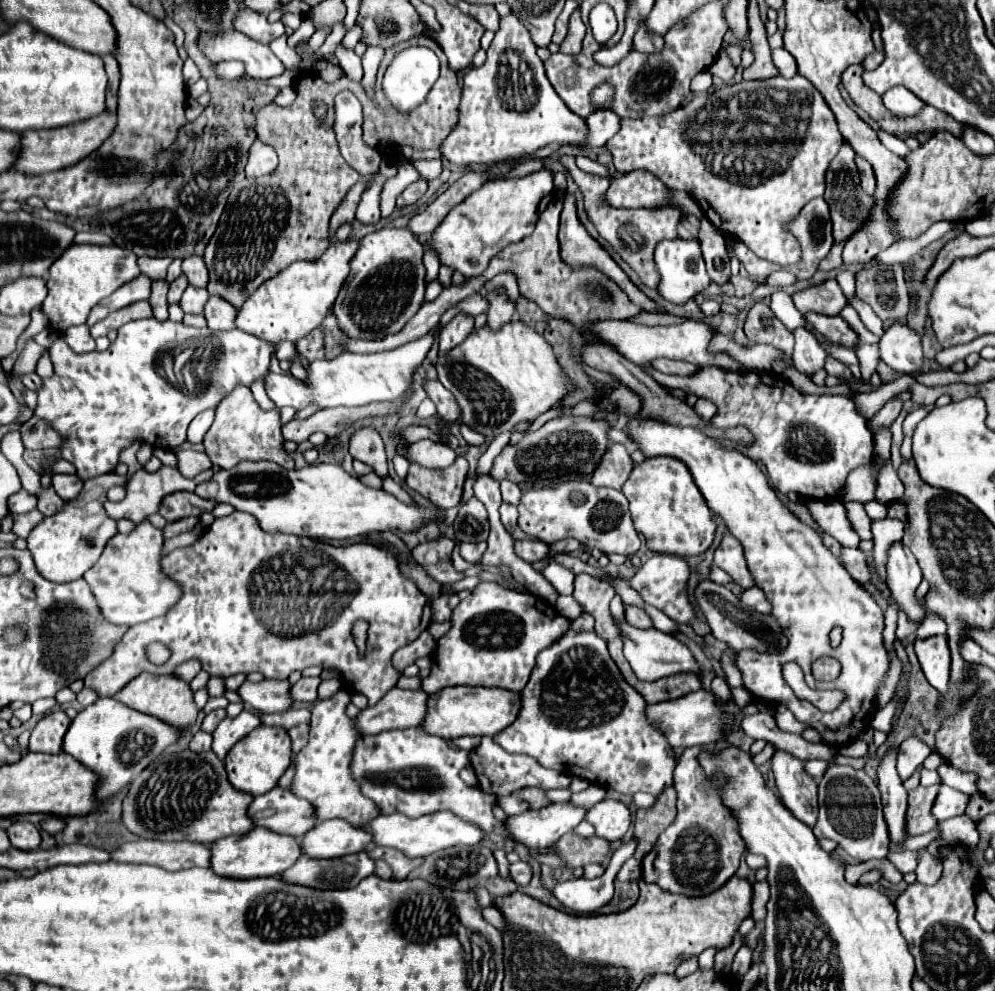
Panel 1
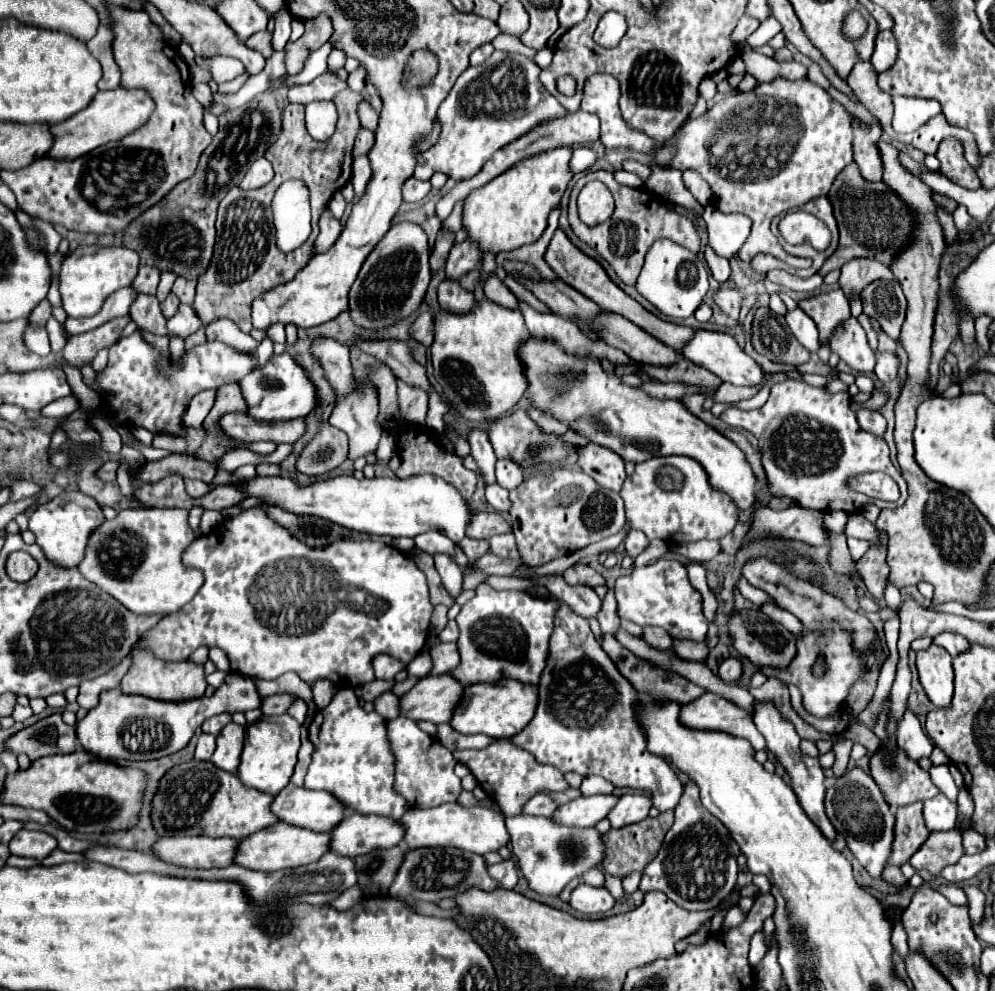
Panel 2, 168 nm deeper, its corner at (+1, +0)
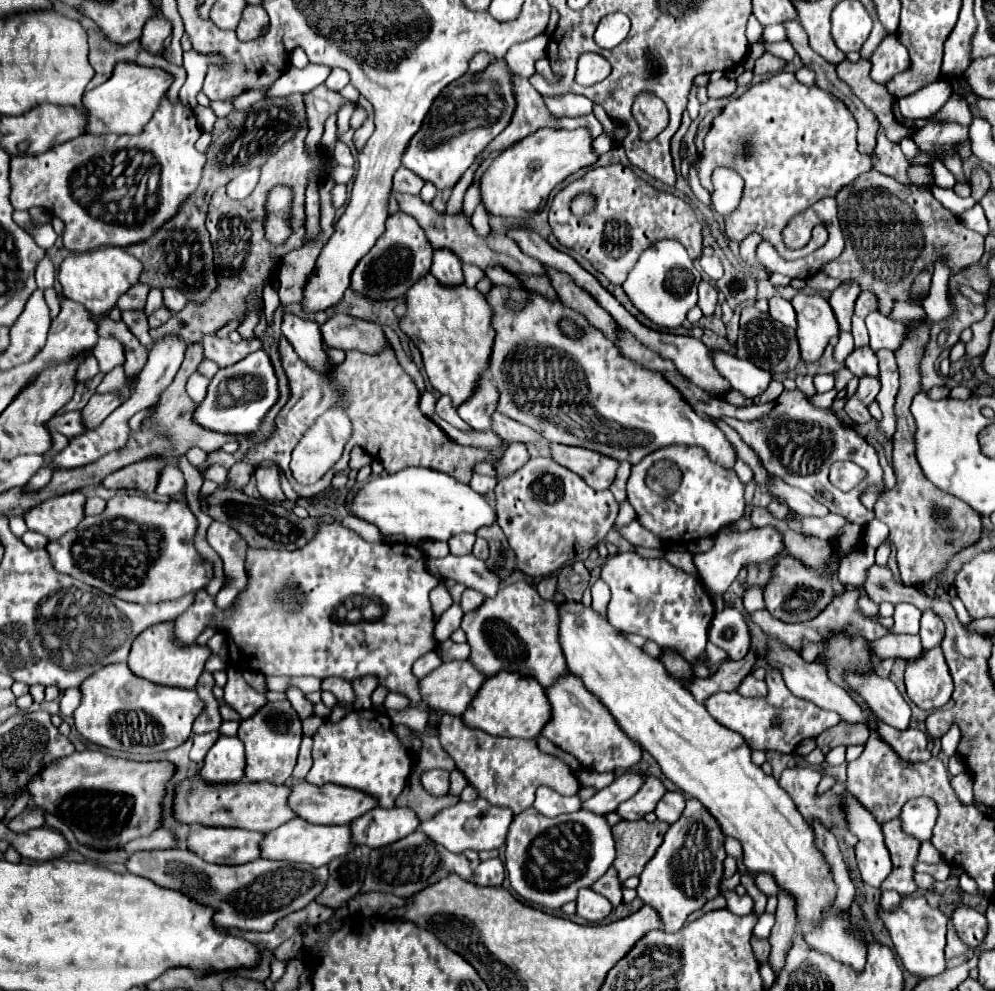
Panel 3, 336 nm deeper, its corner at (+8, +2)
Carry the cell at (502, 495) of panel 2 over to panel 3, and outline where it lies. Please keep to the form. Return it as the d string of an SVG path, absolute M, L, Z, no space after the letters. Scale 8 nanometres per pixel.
M474 474L472 480L470 480L470 486L472 486L476 492L480 492L480 494L488 494L488 492L494 490L496 482L498 482L496 478L488 478L488 476L482 476L482 474Z

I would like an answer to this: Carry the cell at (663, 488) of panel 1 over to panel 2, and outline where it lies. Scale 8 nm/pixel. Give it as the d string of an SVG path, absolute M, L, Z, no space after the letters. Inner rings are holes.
M687 456L651 458L635 466L635 472L625 480L621 488L625 500L625 512L631 528L641 530L649 540L671 540L671 542L697 542L697 540L719 540L729 534L737 522L737 508L721 492L711 492L707 474L699 468L699 462ZM663 466L673 466L683 474L683 486L677 492L665 492L657 486L657 472Z

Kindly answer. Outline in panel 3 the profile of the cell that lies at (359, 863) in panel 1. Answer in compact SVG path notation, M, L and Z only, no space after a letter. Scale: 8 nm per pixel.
M150 850L134 852L126 864L128 872L148 878L162 888L176 890L188 896L200 906L214 910L214 922L226 928L240 928L252 932L266 932L276 926L280 918L290 912L296 912L310 904L320 890L324 890L328 880L326 866L308 866L288 860L266 860L258 858L256 862L240 866L224 866L204 862L190 850Z

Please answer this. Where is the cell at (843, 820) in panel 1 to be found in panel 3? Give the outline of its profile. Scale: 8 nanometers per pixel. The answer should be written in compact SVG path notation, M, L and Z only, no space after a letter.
M850 794L844 798L844 810L848 814L850 832L858 836L856 862L858 862L860 876L866 884L880 888L880 884L892 872L890 854L886 850L884 836L882 836L882 826Z

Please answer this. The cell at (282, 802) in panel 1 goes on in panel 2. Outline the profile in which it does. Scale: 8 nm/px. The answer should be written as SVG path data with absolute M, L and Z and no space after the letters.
M287 784L271 802L271 812L287 824L307 828L313 832L331 832L345 816L343 804L329 792L305 790Z

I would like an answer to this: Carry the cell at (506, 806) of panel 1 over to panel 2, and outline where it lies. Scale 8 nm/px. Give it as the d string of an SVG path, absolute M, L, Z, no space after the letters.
M535 794L535 796L531 796L525 804L523 804L523 810L521 810L521 814L539 814L539 816L551 816L553 812L555 812L555 808L557 808L557 804L549 798L549 796L545 796L545 794Z

